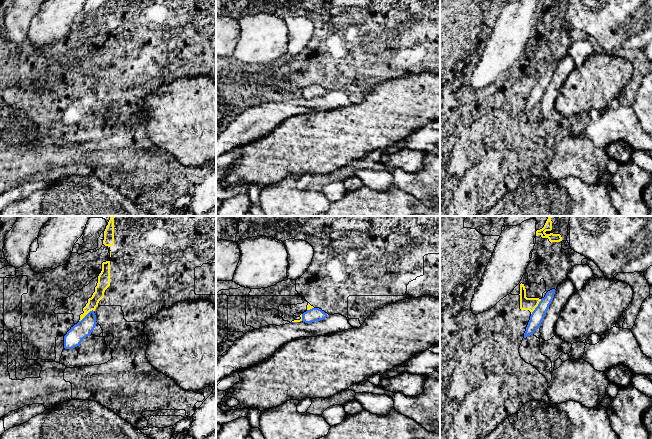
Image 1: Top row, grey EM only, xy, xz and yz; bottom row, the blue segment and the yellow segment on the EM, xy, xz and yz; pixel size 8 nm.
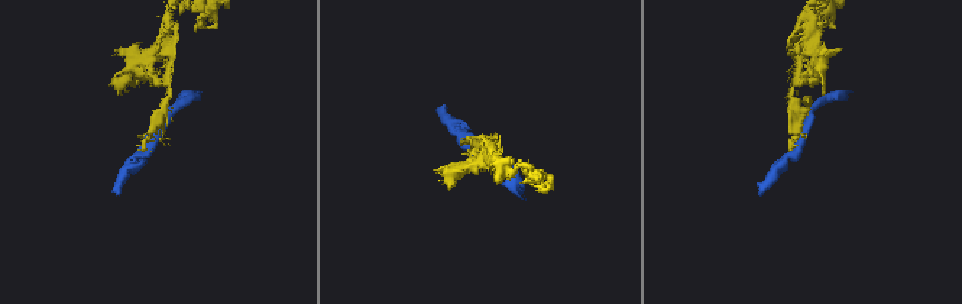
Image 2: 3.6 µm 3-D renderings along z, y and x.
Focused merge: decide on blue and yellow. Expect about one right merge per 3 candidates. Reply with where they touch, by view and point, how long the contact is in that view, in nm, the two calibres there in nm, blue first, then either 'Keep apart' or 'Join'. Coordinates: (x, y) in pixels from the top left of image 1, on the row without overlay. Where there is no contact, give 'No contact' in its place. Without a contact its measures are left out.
Touches blue at yz (536, 83). Shared border 150 nm. Thickness 110 nm (blue) against 100 nm. Keep apart

